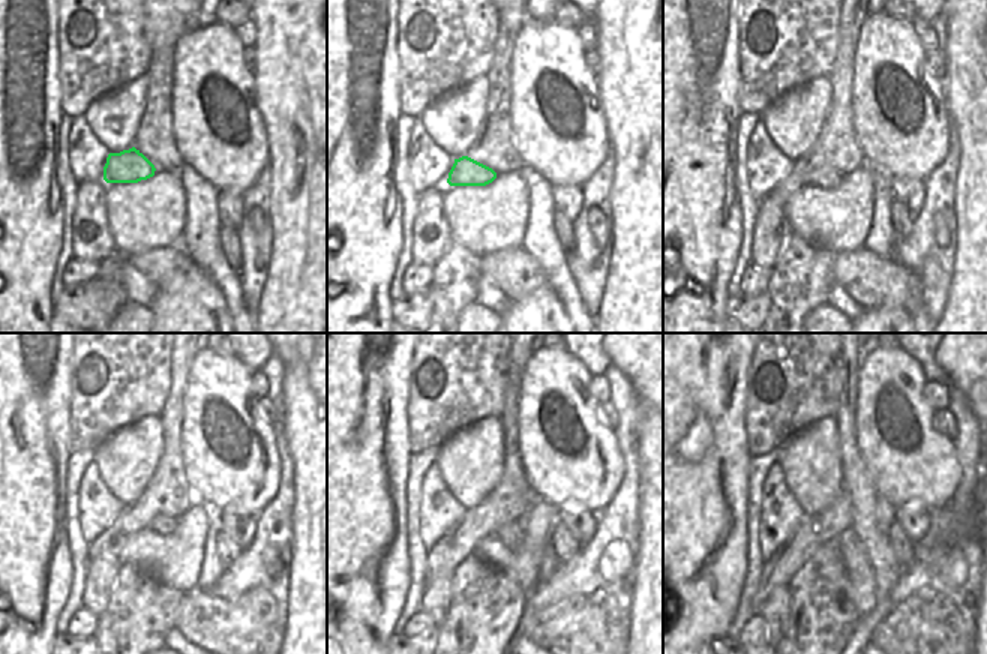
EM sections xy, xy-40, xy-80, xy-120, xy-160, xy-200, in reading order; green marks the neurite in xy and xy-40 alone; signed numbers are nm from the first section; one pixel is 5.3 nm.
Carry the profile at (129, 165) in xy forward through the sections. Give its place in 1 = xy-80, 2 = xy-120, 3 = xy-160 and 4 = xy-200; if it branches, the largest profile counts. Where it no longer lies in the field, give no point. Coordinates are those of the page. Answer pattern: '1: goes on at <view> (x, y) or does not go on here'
1: goes on at xy-80 (821, 177)
2: goes on at xy-120 (162, 524)
3: goes on at xy-160 (510, 534)
4: goes on at xy-200 (857, 563)

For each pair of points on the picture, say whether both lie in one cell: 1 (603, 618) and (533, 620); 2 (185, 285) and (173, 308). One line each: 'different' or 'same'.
1: same
2: same

